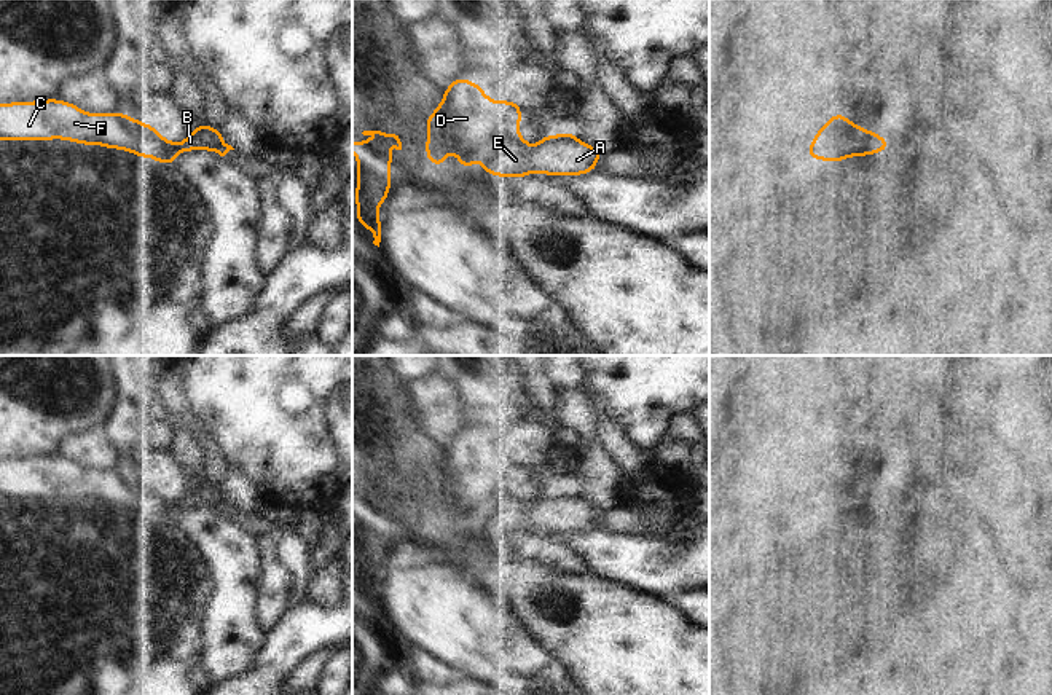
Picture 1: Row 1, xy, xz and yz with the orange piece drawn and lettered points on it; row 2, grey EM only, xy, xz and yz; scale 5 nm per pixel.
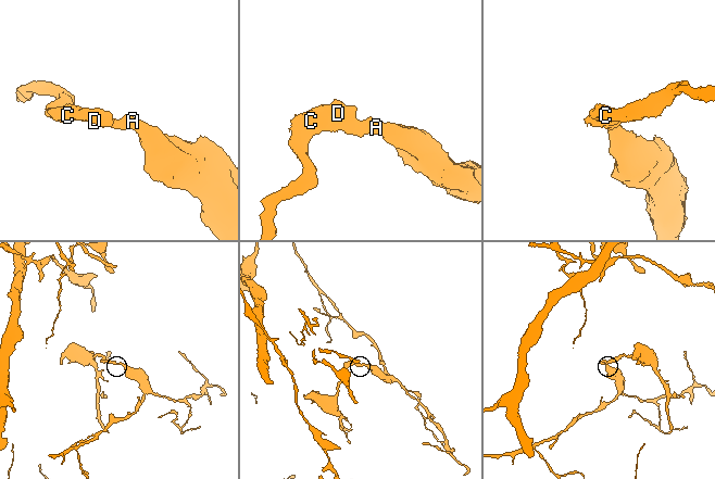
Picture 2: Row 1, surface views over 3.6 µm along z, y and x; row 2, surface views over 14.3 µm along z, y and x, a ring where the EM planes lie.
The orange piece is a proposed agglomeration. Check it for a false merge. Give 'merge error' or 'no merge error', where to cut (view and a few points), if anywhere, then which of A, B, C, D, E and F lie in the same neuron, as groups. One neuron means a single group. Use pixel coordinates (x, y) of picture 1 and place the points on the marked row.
merge error; cut xz (517, 133), (510, 137), (498, 137), (478, 157); groups A B E / C D F

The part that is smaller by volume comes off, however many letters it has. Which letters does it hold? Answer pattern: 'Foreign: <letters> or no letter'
Foreign: C, D, F

